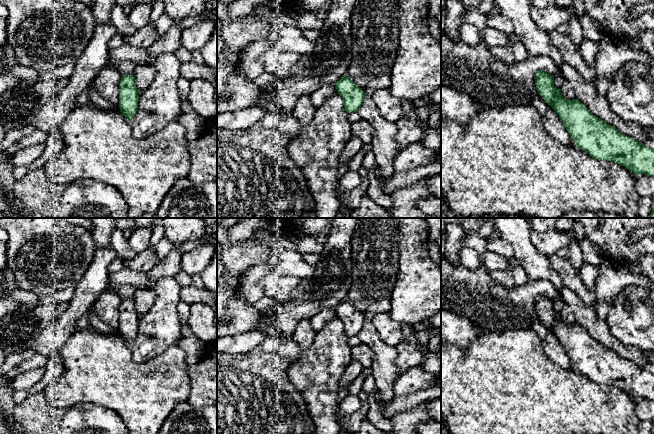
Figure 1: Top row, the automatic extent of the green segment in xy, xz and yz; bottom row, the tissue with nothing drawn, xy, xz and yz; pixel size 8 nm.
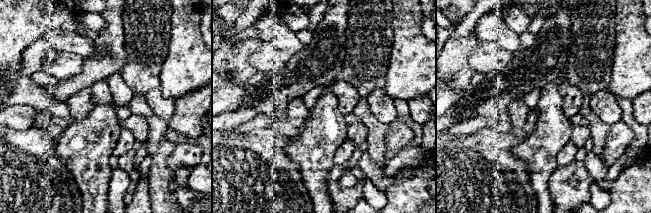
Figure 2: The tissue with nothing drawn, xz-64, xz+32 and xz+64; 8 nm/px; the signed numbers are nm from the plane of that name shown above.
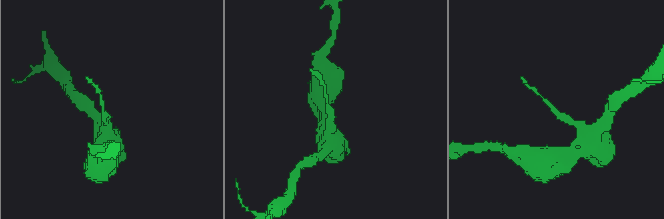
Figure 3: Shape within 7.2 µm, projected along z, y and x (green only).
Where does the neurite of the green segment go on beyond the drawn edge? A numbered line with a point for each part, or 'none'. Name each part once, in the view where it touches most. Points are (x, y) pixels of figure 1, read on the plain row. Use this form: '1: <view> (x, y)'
none

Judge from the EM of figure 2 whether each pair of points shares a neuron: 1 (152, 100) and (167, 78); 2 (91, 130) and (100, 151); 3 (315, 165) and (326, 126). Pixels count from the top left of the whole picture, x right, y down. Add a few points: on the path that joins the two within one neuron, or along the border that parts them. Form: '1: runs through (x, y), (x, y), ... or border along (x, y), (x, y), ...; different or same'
1: border along (159, 87), (164, 96), (175, 100); different
2: runs through (93, 135), (93, 144), (95, 146); same
3: runs through (315, 155), (315, 142), (321, 136); same

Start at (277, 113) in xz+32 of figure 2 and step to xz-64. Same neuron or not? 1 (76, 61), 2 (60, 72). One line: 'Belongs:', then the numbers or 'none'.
Belongs: none

